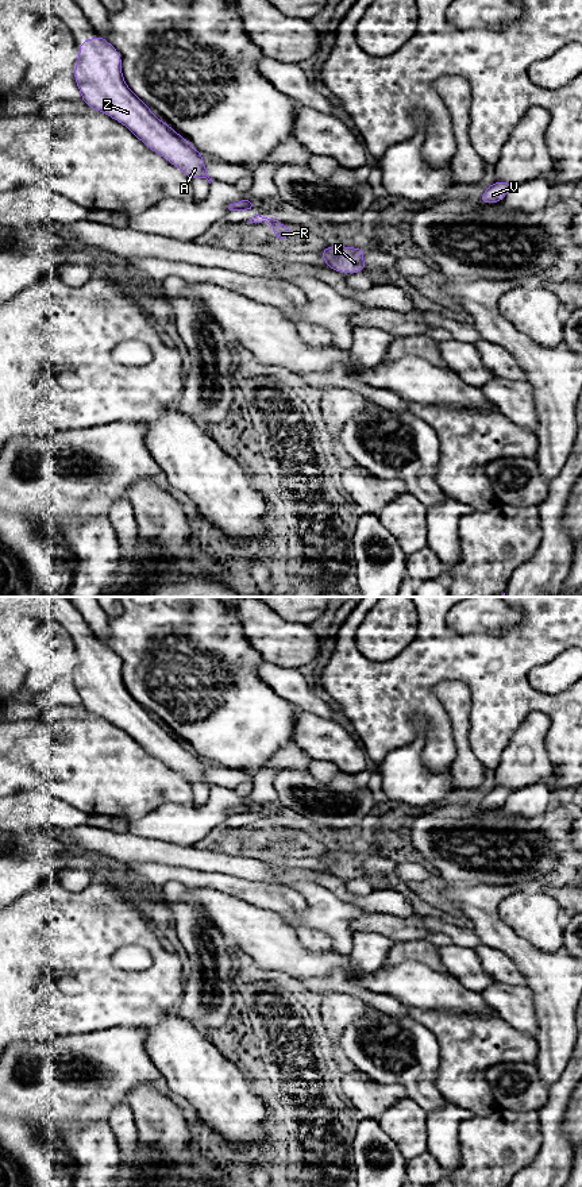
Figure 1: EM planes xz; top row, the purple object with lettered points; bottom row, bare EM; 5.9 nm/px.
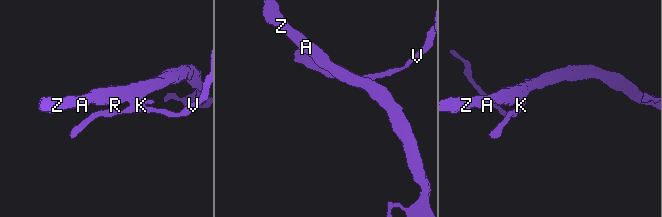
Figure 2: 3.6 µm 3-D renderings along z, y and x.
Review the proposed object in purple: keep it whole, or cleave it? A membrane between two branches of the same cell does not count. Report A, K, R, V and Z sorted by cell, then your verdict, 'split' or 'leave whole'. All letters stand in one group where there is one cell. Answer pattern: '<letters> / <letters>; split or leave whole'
A K R Z / V; split

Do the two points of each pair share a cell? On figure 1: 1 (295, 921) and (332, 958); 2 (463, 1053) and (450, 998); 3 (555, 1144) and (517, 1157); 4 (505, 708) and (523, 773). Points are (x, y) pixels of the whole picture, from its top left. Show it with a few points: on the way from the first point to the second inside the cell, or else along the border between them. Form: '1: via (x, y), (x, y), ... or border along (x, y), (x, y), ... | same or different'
1: border along (334, 947), (349, 954) | different
2: border along (421, 1008), (484, 1014) | different
3: border along (539, 1117), (540, 1149), (517, 1172) | different
4: border along (532, 709), (513, 733), (498, 763) | different

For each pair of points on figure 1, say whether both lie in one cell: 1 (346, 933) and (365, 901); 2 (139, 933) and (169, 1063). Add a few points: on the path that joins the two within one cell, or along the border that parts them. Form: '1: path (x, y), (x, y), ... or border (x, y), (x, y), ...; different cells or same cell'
1: border (332, 893), (345, 901), (361, 906), (366, 912); different cells
2: border (176, 1010), (168, 1012), (157, 1021), (145, 1026); different cells

